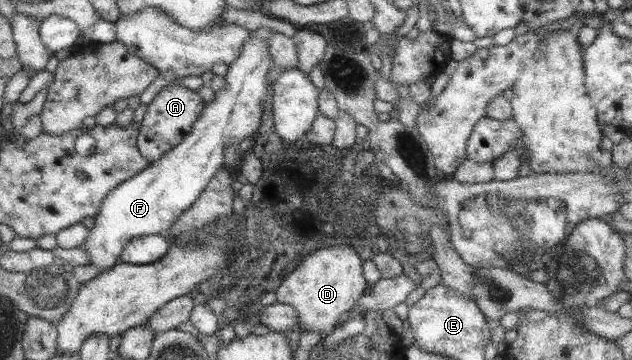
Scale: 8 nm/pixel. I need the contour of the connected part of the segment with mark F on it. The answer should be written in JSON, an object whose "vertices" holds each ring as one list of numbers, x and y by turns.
{"vertices":[[259,27,248,31,250,37,242,45,236,61,227,65,224,78,224,87,214,92,214,99,205,103,200,116,194,120,192,131,184,137,180,144,175,145,168,152,151,162,141,172,135,173,127,181,114,188,104,200,101,201,97,216,94,217,94,225,89,229,88,237,83,245,89,255,89,264,97,267,100,271,108,269,118,263,118,257,125,243,133,237,164,235,173,224,185,213,191,205,197,201,198,196,206,189,206,185,212,181,215,173,224,163,223,153,229,145,240,143,246,137,254,136,260,126,262,115,262,97,266,91,266,73,270,71,270,53,268,53,268,38,274,30,267,27]]}

